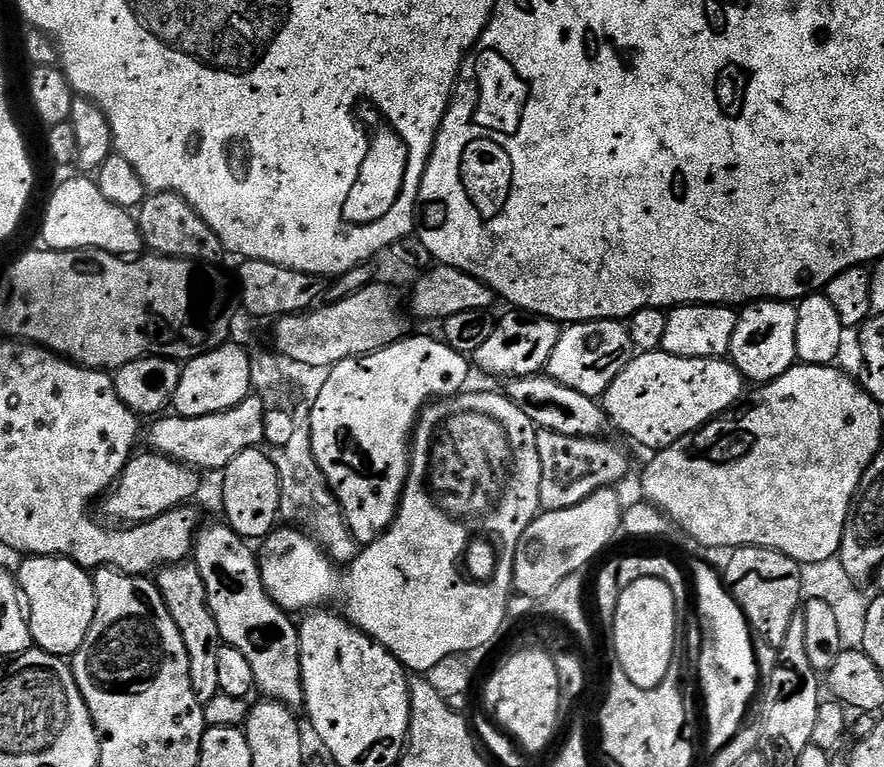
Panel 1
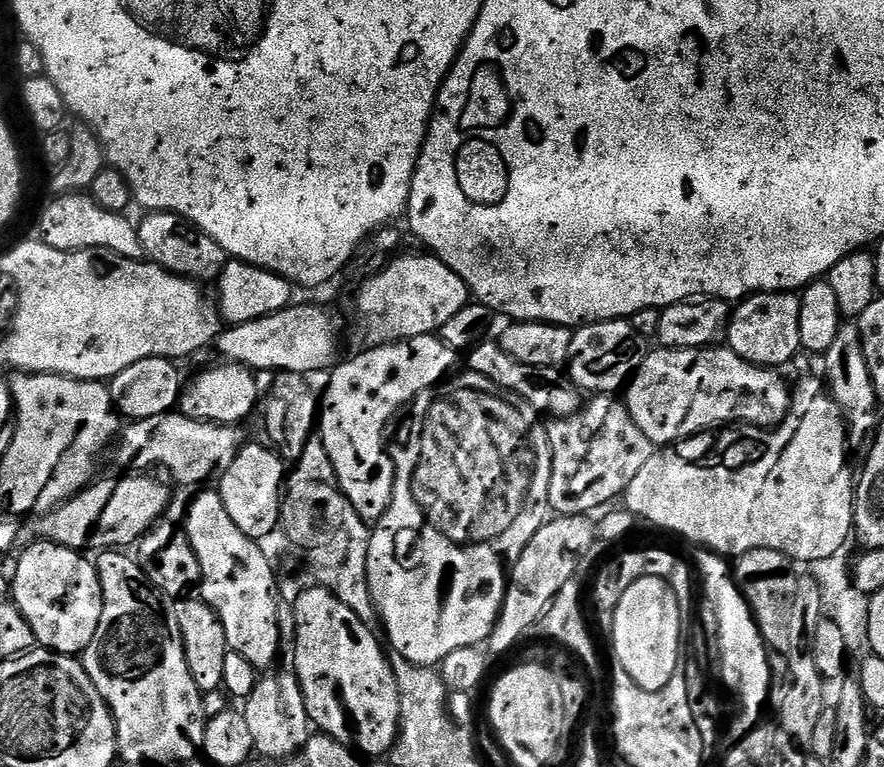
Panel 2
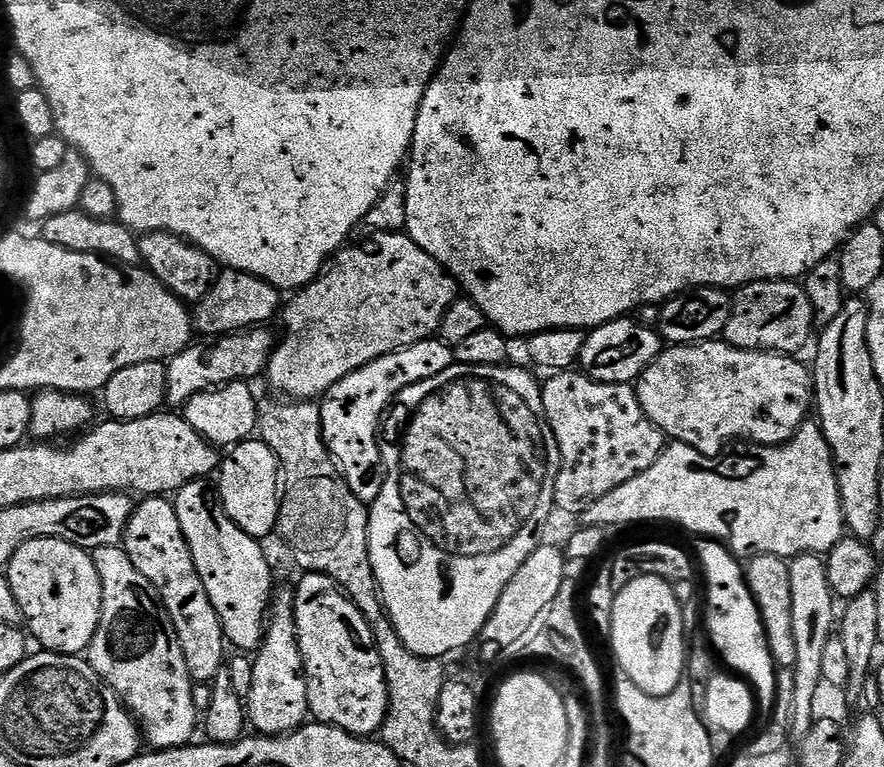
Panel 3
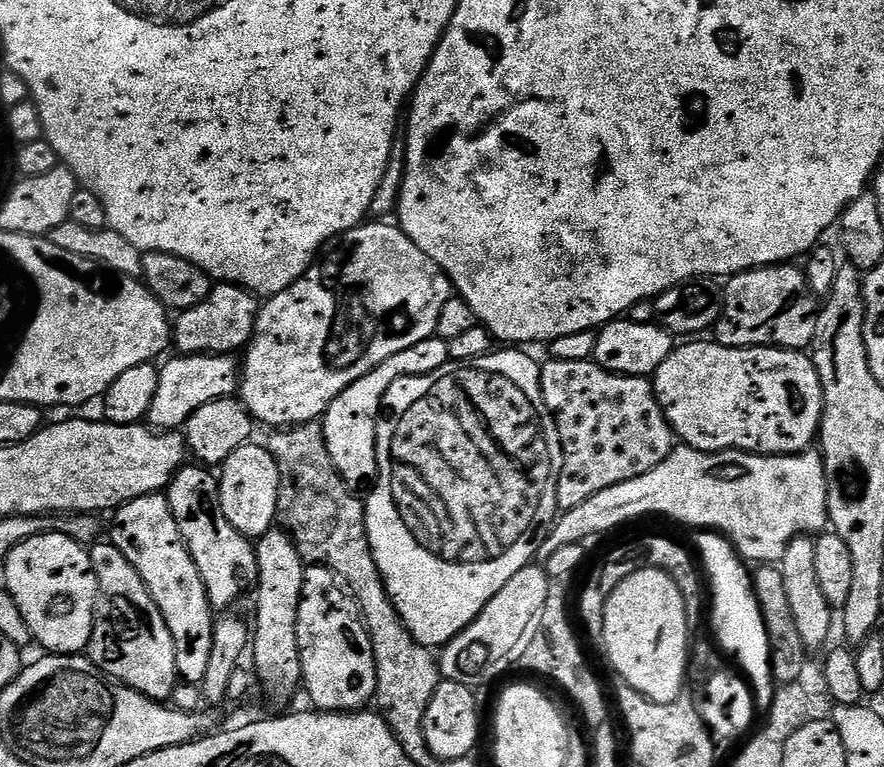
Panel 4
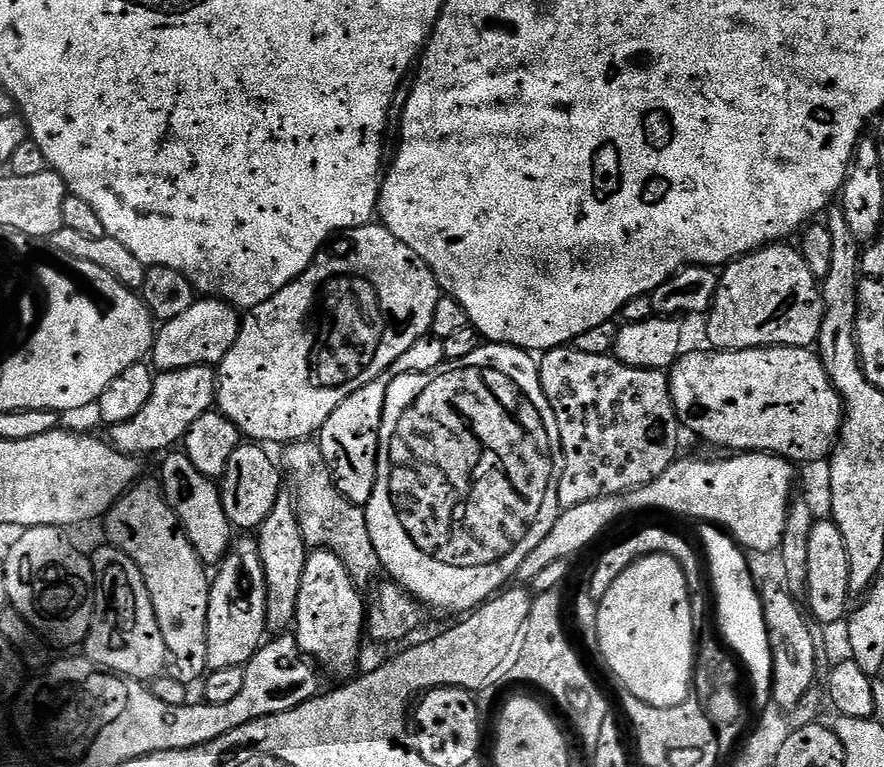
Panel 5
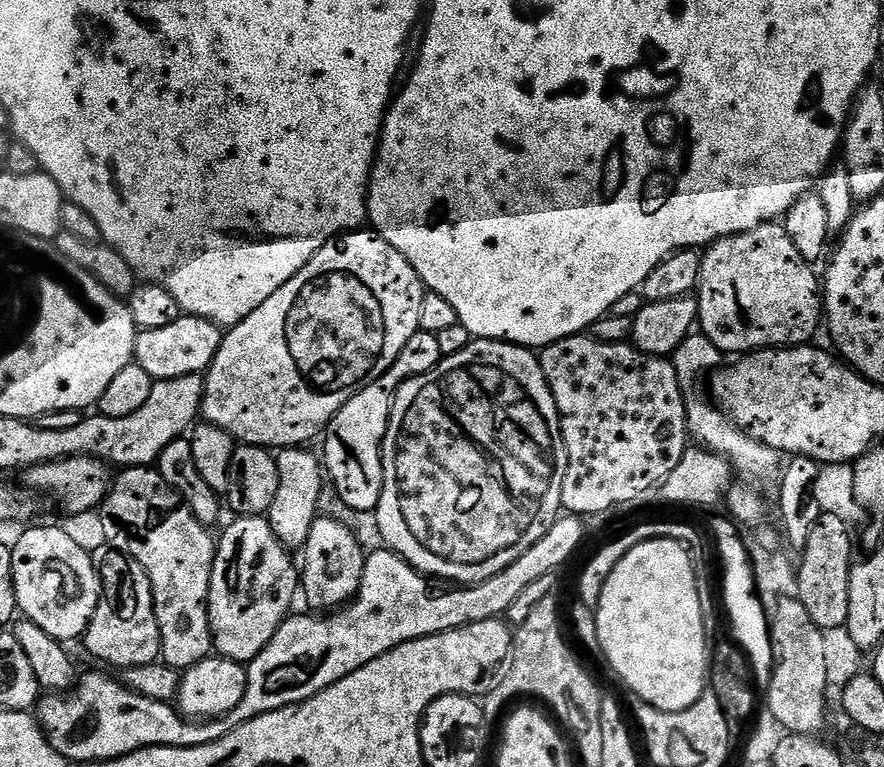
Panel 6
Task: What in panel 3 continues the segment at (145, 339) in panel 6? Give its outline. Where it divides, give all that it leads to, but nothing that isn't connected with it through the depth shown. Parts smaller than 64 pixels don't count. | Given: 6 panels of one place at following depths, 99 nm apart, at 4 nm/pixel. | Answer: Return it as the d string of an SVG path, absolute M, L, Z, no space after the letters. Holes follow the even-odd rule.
M224 268L216 277L216 284L194 308L194 328L197 333L211 338L267 325L267 320L277 319L282 308L281 289L254 274Z

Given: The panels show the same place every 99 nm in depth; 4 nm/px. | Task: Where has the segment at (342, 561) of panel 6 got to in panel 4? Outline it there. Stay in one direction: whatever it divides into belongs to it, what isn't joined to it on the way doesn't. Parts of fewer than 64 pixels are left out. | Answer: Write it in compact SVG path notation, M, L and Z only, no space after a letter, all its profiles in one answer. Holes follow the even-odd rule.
M308 566L304 569L302 602L298 606L298 646L302 688L308 691L309 698L316 703L313 705L319 711L354 712L373 703L376 695L376 663L368 626L364 623L364 613L356 603L355 596L345 591L331 568Z

